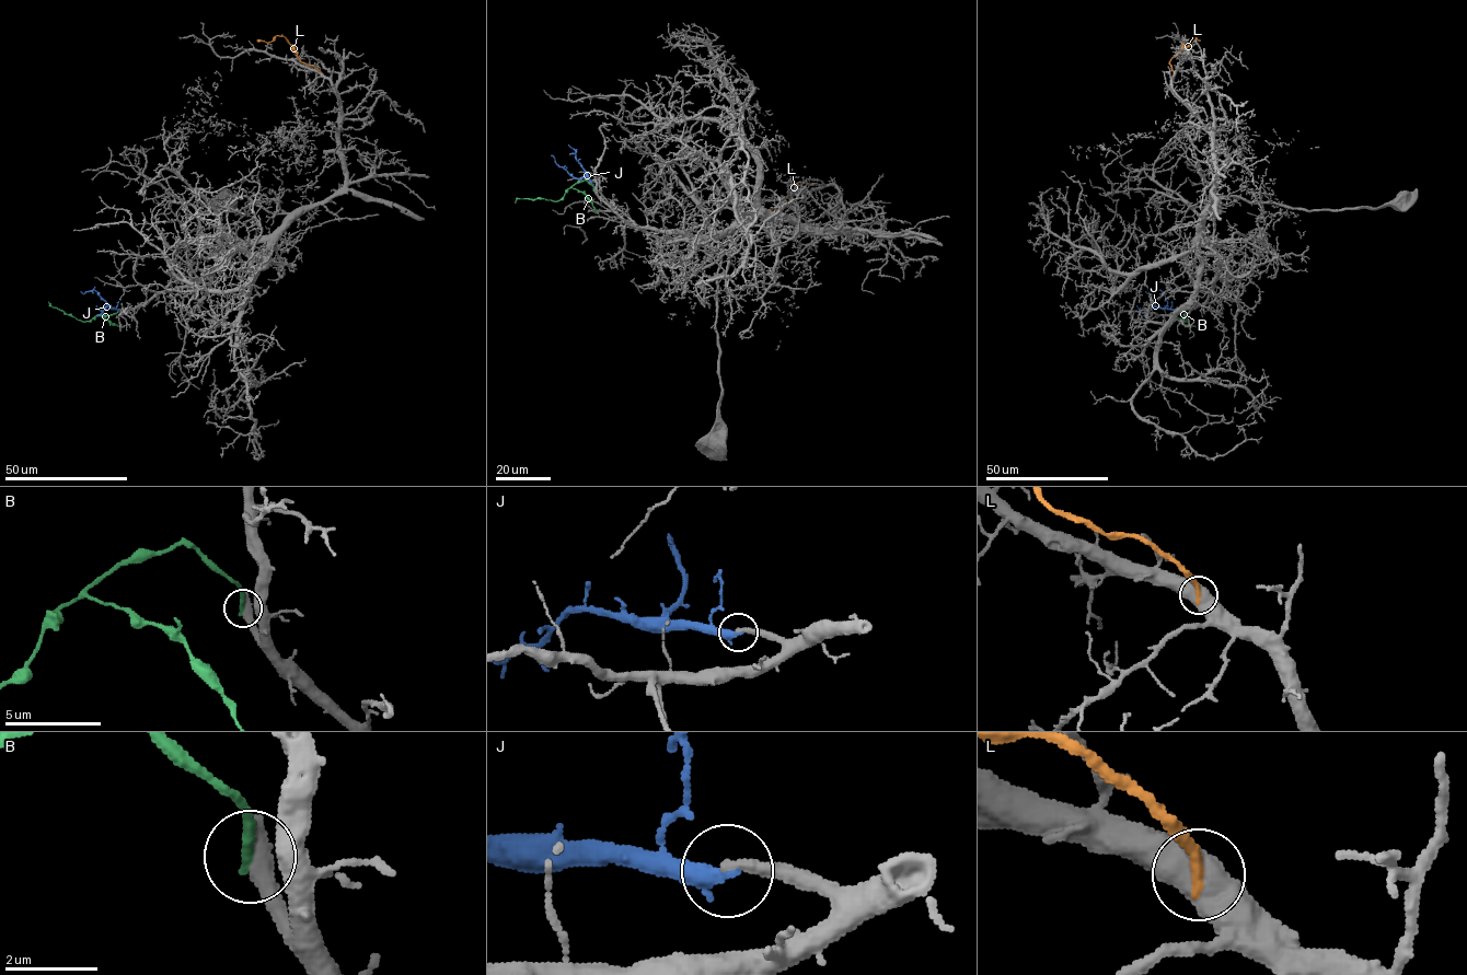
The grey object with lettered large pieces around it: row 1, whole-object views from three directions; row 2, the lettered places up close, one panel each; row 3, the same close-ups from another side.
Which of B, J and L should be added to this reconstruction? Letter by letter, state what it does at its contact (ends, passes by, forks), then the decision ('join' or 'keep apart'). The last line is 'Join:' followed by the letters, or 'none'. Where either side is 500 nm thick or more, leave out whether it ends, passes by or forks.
B: it ends; keep apart
J: it ends; join
L: keep apart
Join: J

